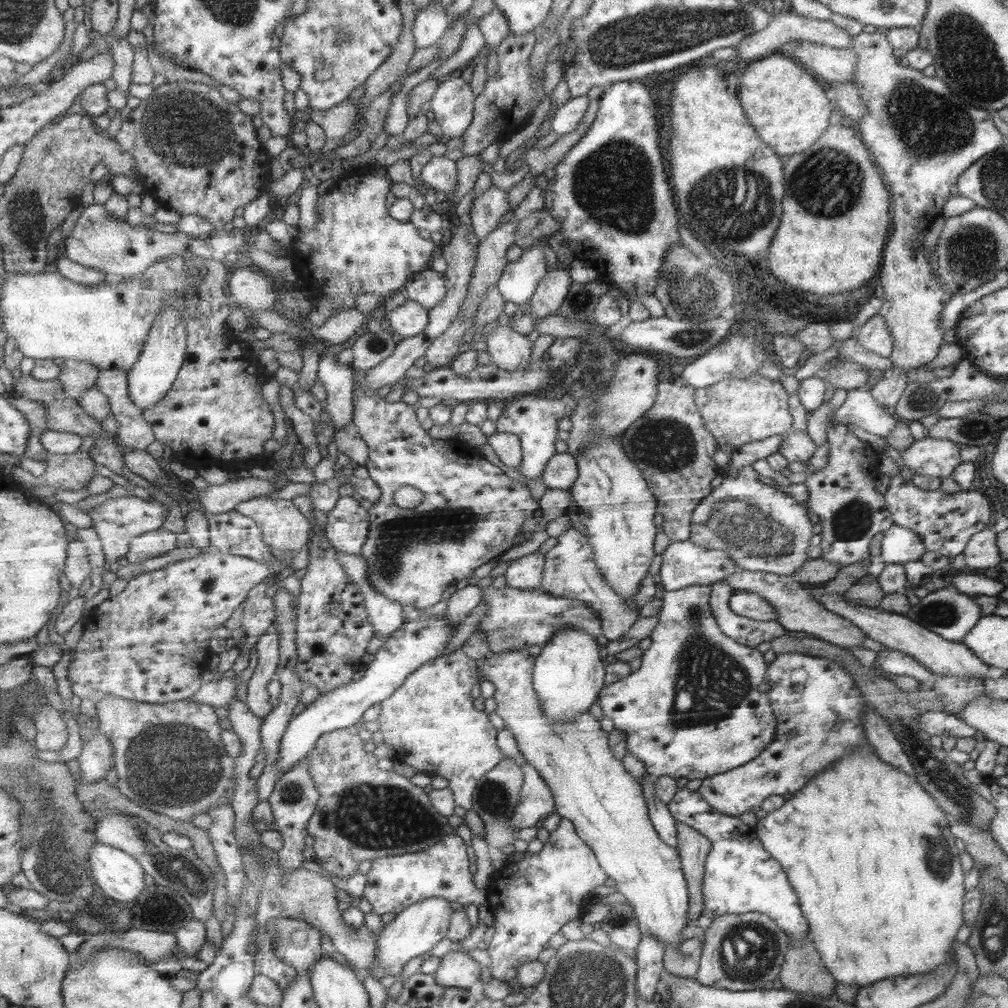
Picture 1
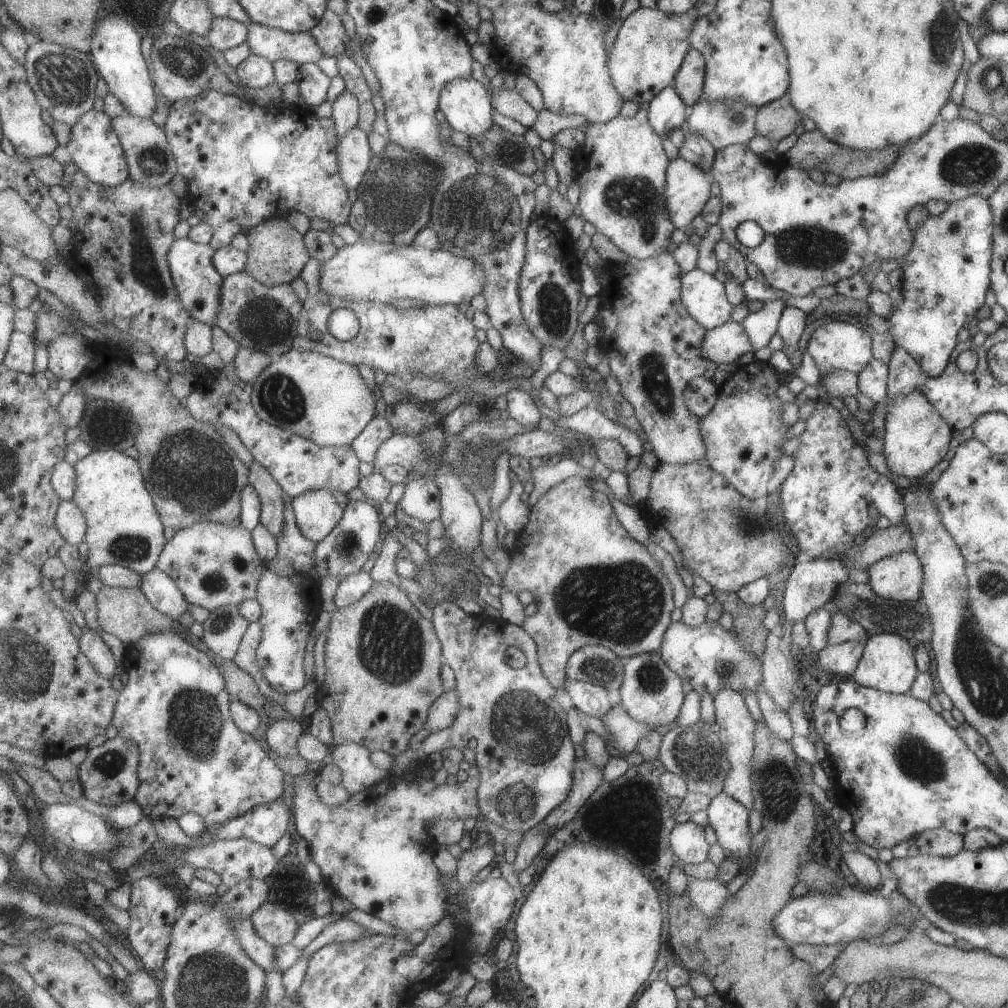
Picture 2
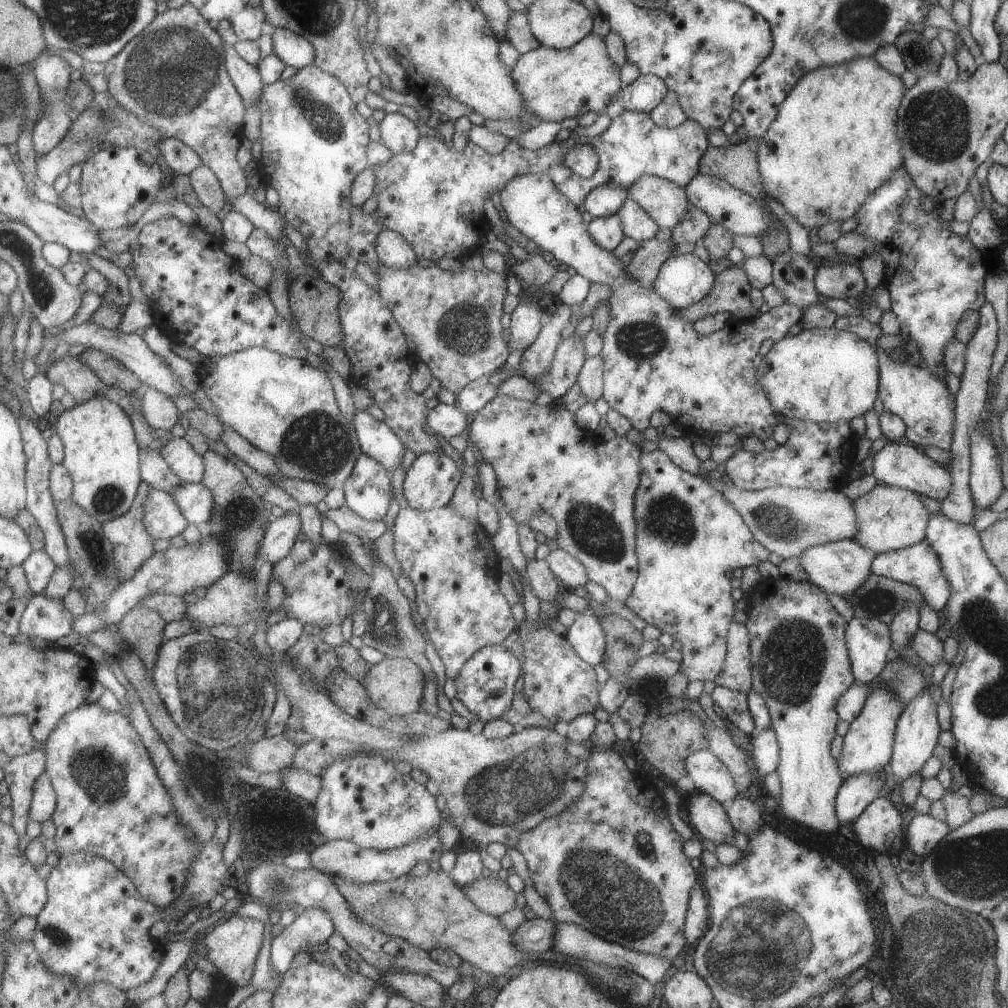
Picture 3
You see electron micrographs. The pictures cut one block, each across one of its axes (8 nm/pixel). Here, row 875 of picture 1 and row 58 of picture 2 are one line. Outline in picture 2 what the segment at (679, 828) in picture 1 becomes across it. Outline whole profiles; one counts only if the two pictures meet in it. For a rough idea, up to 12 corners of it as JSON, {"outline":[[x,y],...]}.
{"outline":[[691,46],[672,81],[685,105],[702,96],[704,59]]}

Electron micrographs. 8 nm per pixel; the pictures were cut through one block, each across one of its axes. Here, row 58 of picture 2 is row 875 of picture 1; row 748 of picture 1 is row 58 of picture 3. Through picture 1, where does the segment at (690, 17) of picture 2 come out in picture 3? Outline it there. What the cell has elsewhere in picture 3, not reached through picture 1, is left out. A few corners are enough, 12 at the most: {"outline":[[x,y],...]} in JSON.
{"outline":[[590,33],[512,69],[525,106],[561,123],[603,113],[620,68]]}

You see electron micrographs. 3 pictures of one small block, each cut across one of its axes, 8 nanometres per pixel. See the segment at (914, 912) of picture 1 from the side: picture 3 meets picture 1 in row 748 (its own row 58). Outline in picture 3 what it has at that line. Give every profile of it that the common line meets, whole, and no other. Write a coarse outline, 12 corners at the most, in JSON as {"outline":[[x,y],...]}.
{"outline":[[803,74],[756,139],[762,192],[808,232],[903,164],[899,75]]}

